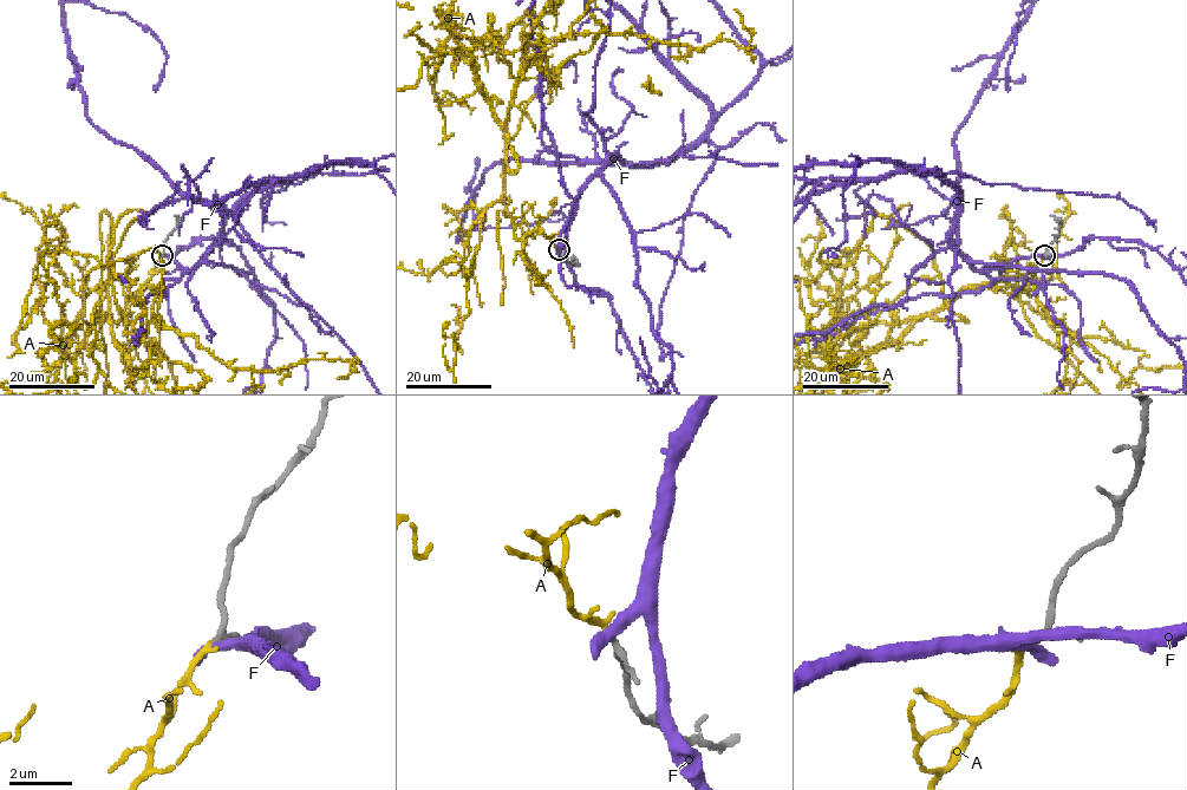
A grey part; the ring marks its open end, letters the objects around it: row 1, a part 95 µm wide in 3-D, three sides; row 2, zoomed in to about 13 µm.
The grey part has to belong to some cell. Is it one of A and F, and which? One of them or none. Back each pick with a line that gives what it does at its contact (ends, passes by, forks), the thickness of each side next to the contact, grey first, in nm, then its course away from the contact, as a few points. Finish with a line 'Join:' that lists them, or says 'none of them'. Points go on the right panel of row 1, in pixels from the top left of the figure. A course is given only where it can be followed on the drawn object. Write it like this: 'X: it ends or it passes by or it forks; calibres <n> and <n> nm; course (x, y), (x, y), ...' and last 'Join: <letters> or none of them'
A: it ends; calibres 170 and 200 nm
Join: A

